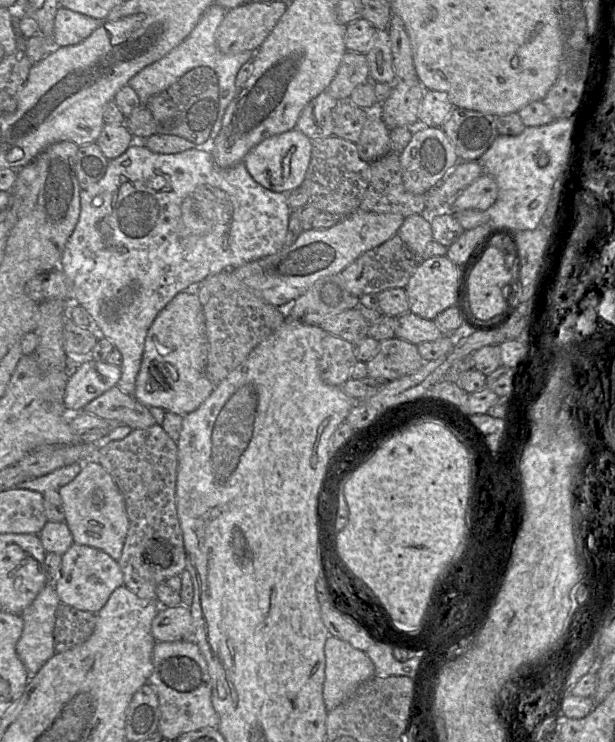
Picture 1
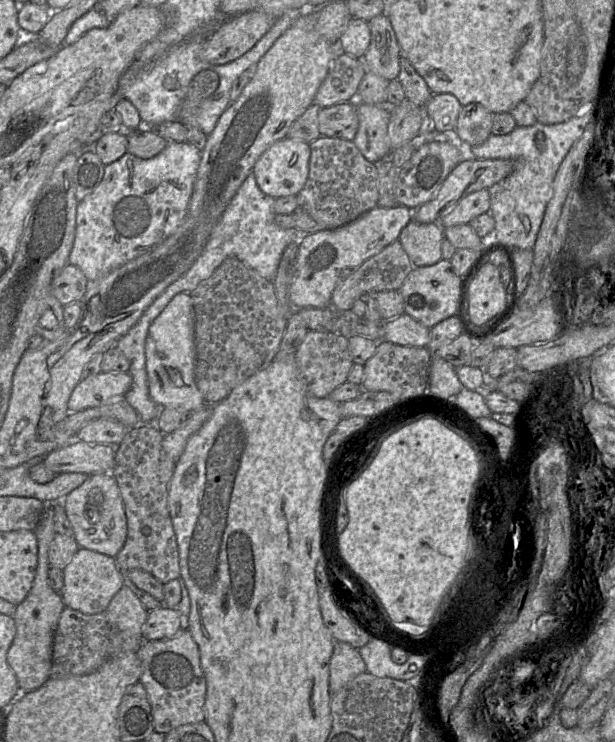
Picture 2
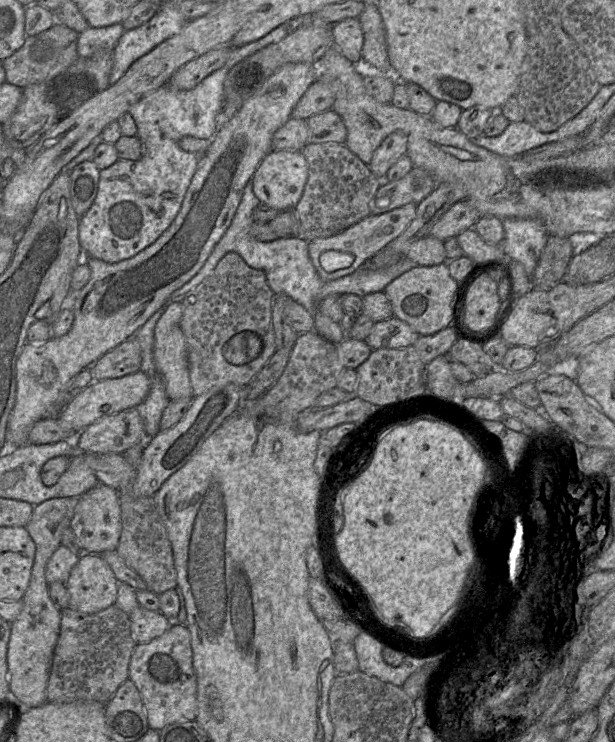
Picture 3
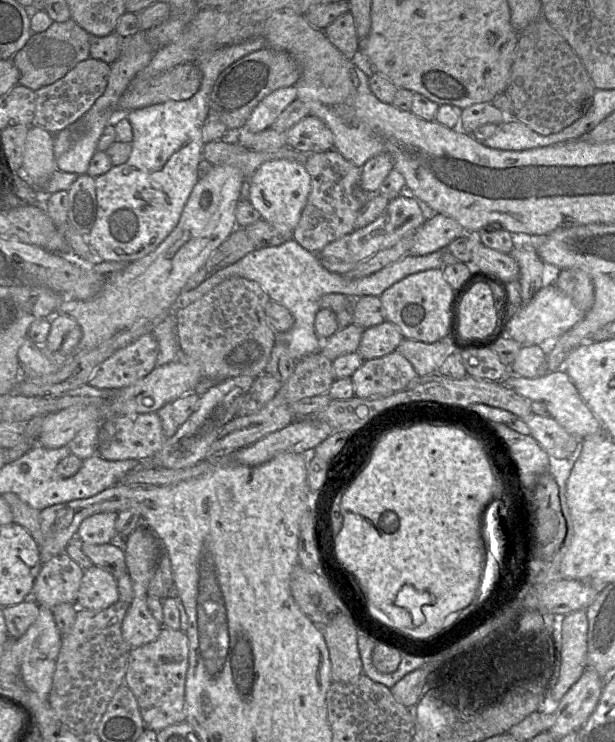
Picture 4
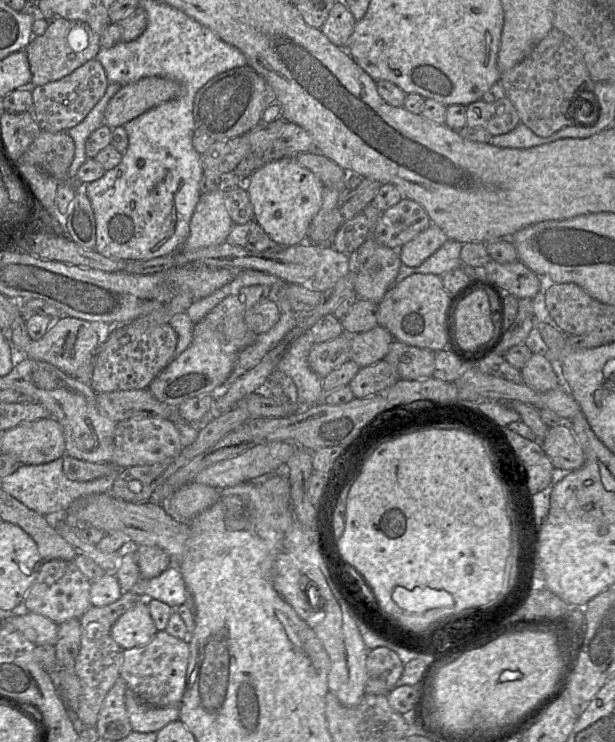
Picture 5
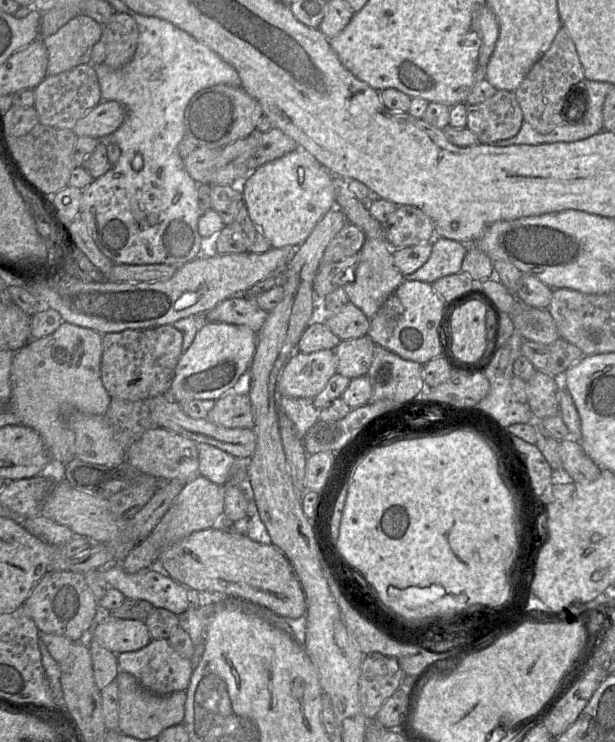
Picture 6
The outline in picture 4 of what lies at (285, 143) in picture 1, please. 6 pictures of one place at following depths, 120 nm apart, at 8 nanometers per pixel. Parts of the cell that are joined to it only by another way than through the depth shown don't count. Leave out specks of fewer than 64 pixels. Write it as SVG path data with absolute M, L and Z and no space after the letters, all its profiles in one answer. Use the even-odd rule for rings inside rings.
M277 159L264 162L251 176L249 201L260 213L261 219L278 229L294 231L311 192L311 176L303 162L289 159Z

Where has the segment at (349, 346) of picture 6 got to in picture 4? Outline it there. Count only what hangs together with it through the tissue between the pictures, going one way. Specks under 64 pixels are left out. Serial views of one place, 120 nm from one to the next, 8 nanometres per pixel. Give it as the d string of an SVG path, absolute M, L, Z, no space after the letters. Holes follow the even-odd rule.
M385 320L377 326L364 330L358 353L364 360L380 358L396 351L404 339L401 329Z

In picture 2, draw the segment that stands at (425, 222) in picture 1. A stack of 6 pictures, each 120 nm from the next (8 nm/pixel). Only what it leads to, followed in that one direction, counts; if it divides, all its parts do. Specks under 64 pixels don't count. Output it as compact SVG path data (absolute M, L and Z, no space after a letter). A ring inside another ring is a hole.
M412 219L401 231L399 240L414 267L431 266L442 259L444 228L438 223L420 223Z

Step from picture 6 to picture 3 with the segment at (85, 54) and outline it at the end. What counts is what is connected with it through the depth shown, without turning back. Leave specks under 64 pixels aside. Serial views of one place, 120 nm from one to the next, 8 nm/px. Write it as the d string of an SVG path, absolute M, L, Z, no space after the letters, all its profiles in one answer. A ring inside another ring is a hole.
M56 20L49 29L35 36L27 36L17 51L1 61L5 70L5 82L20 88L32 84L53 82L78 59L78 36L78 32L63 24L56 23Z

